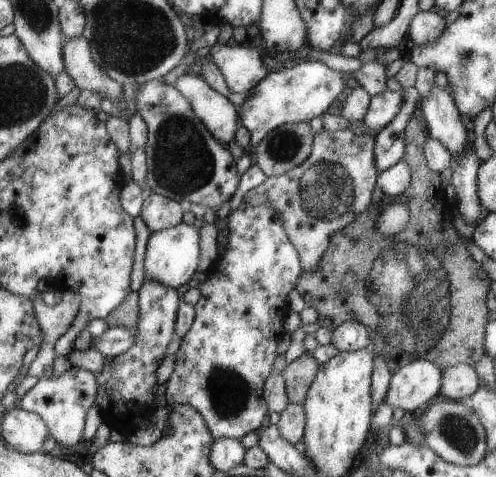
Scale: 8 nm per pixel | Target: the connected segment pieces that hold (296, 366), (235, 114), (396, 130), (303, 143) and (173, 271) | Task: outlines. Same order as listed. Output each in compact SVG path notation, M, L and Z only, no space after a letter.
M305 352L283 370L289 403L303 404L311 386L315 383L321 367L311 353Z
M182 74L174 87L190 102L195 114L219 142L230 143L242 126L239 108L213 90L200 74Z
M414 86L406 88L406 90L402 89L401 93L406 97L406 103L384 128L373 133L375 137L375 165L379 172L392 168L406 156L407 122L412 114L417 113L419 90Z
M309 122L283 124L250 150L253 162L267 177L279 177L311 156L315 134Z
M183 223L152 232L146 246L143 281L162 283L163 286L171 287L173 290L179 289L182 284L187 284L198 266L198 254L200 254L198 240L200 240L198 230Z

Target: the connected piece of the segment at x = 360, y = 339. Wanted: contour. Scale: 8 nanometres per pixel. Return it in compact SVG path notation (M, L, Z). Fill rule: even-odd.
M347 320L332 330L331 344L339 351L356 351L372 348L369 328L358 320Z

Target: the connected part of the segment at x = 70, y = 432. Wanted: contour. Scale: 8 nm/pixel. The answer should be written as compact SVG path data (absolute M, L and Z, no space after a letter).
M72 366L58 378L44 377L19 401L28 412L38 413L51 427L51 435L62 446L72 448L87 444L84 439L90 410L97 404L100 382L95 372Z

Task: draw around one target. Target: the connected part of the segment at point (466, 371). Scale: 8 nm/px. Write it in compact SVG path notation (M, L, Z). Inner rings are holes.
M459 364L449 367L443 374L443 387L438 398L469 401L480 387L474 366Z

